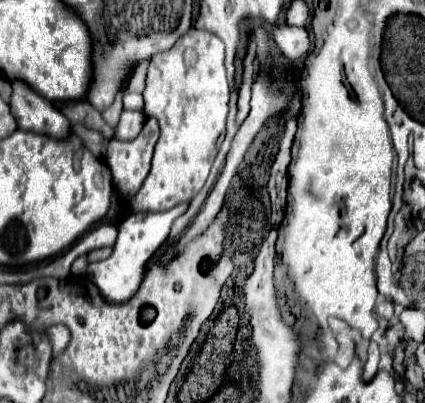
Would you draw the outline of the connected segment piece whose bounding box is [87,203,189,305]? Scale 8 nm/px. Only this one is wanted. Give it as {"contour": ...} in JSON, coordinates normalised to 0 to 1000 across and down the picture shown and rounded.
{"contour":[[[431,504],[431,509],[416,509],[416,514],[384,524],[384,529],[322,529],[313,538],[299,538],[280,558],[280,588],[275,588],[275,603],[266,613],[266,633],[247,648],[214,653],[205,663],[209,697],[228,707],[228,717],[238,722],[238,732],[252,752],[271,752],[271,757],[299,752],[322,727],[327,707],[336,702],[341,672],[346,672],[346,648],[393,598],[407,548],[421,533],[431,533],[440,524],[440,514],[445,509]]]}

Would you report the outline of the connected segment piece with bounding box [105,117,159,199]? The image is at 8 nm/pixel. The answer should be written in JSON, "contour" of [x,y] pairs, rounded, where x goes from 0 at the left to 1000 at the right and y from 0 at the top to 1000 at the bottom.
{"contour":[[[355,290],[341,300],[332,330],[313,350],[280,350],[280,345],[256,350],[247,404],[266,429],[271,469],[289,489],[308,494],[341,449],[369,345],[374,345],[374,310]]]}

